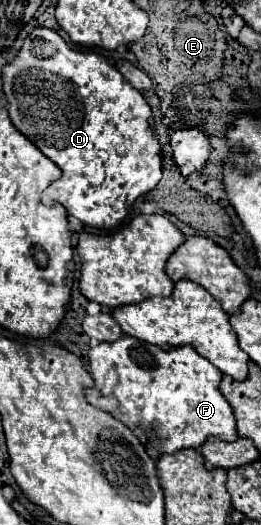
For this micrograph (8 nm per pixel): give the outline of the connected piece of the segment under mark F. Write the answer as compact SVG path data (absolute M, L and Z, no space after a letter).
M122 335L114 343L100 343L92 347L88 365L96 383L94 389L86 391L88 401L100 411L110 413L114 419L120 419L140 439L154 461L164 453L176 453L180 449L200 449L208 437L218 437L222 441L238 439L232 407L226 403L224 395L218 389L222 373L208 359L200 357L190 345L164 351L156 345Z

